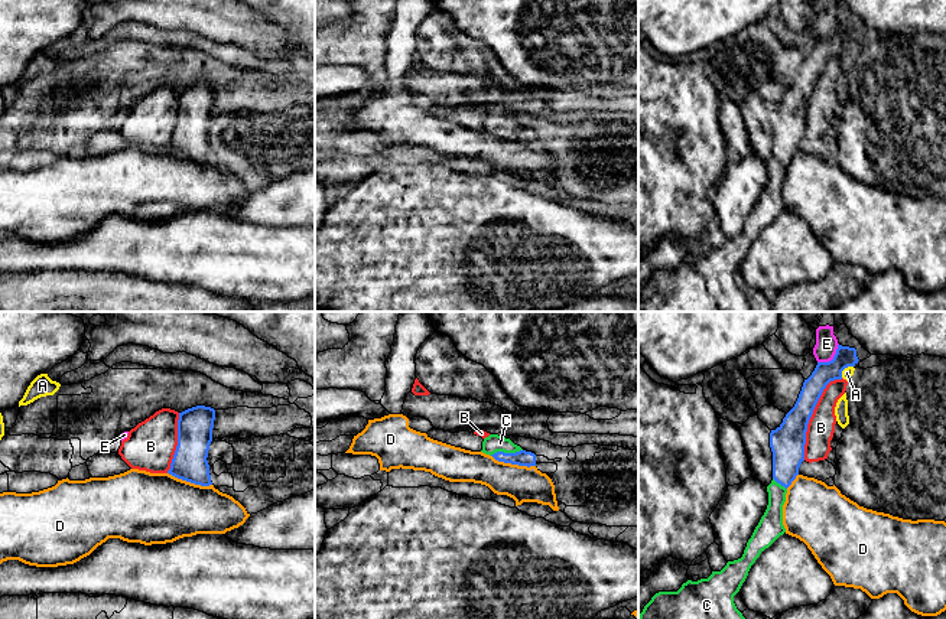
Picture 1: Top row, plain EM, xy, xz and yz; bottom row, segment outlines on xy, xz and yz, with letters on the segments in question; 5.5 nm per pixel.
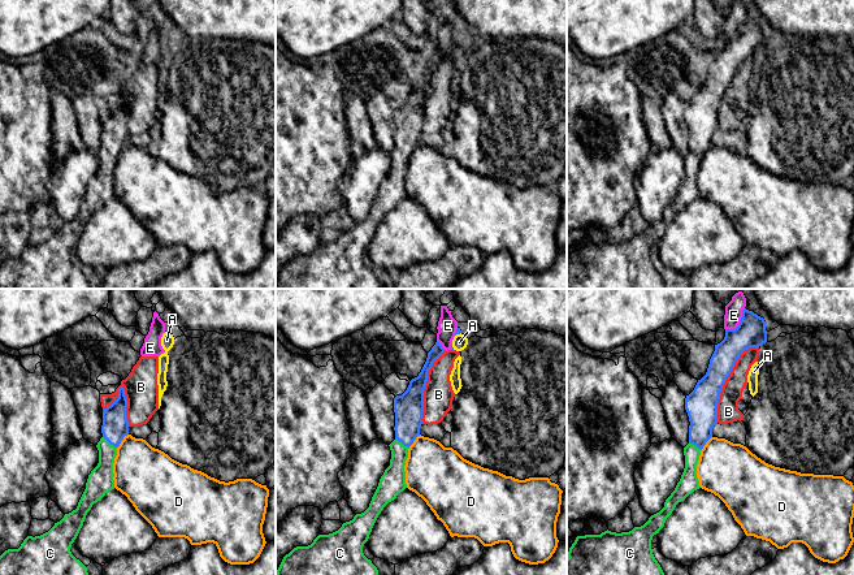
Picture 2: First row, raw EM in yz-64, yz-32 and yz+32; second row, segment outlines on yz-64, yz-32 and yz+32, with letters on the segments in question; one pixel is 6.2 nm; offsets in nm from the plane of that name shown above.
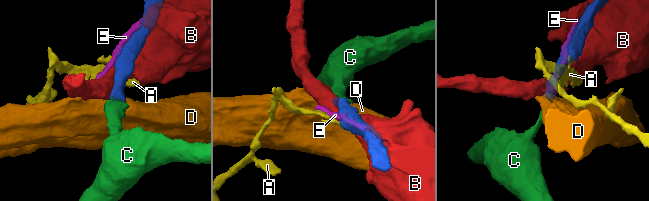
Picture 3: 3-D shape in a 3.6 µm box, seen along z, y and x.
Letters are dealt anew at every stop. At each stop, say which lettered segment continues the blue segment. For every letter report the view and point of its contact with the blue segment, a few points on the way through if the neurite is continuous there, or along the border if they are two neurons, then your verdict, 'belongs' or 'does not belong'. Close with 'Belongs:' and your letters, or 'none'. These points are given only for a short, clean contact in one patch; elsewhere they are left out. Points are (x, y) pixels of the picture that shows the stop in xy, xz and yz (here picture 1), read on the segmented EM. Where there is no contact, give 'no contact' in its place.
A: meets blue in yz at (844, 368); border along yz (852, 365), (848, 365), (841, 377); does not belong
B: meets blue in yz at (812, 413); does not belong
C: meets blue in xz at (506, 453); runs through xz (522, 458), (506, 453), (493, 443); belongs
D: meets blue in xy at (189, 481); border along xy (168, 472), (195, 484), (211, 485); does not belong
E: meets blue in yz at (834, 358); does not belong
Belongs: C

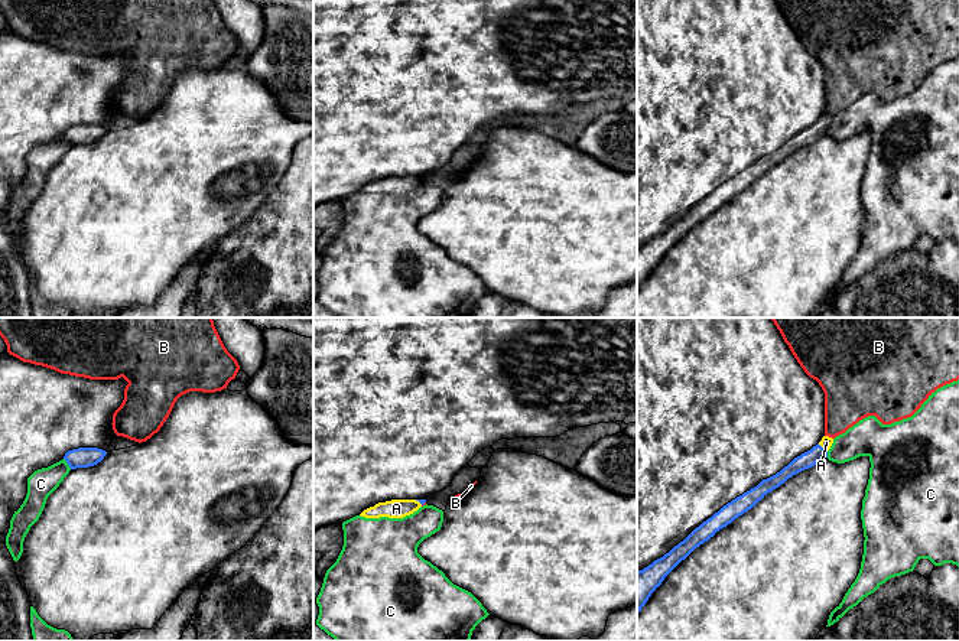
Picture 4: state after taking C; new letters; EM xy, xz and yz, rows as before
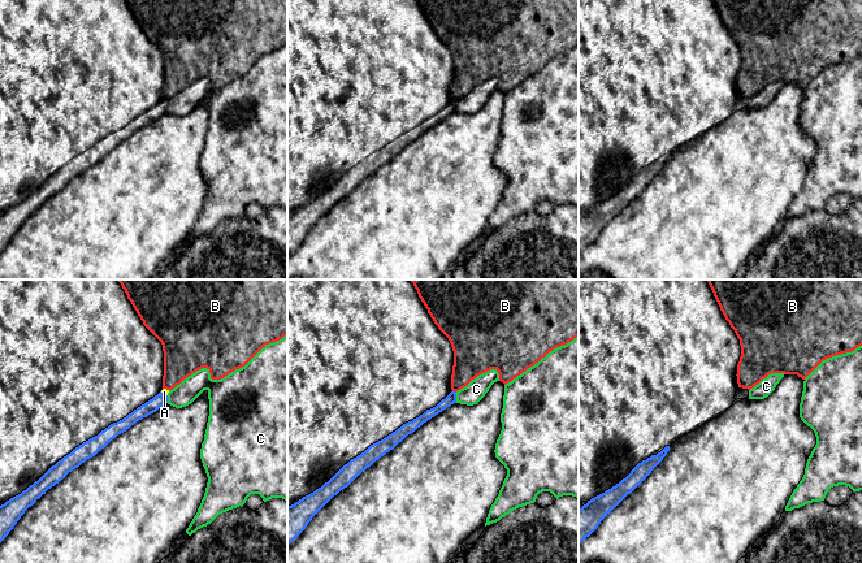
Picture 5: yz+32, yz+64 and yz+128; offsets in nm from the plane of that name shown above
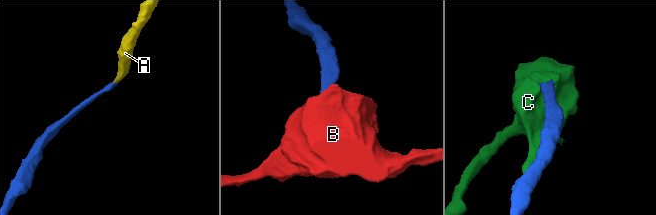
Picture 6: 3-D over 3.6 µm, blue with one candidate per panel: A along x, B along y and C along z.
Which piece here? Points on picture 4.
A: meets blue in yz at (821, 446); runs through yz (808, 459), (821, 446), (826, 442); belongs
B: meets blue in xz at (423, 503); border along xz (425, 501), (422, 506); does not belong
C: meets blue in xy at (67, 462); border along xy (64, 458), (71, 468); does not belong
Belongs: A

